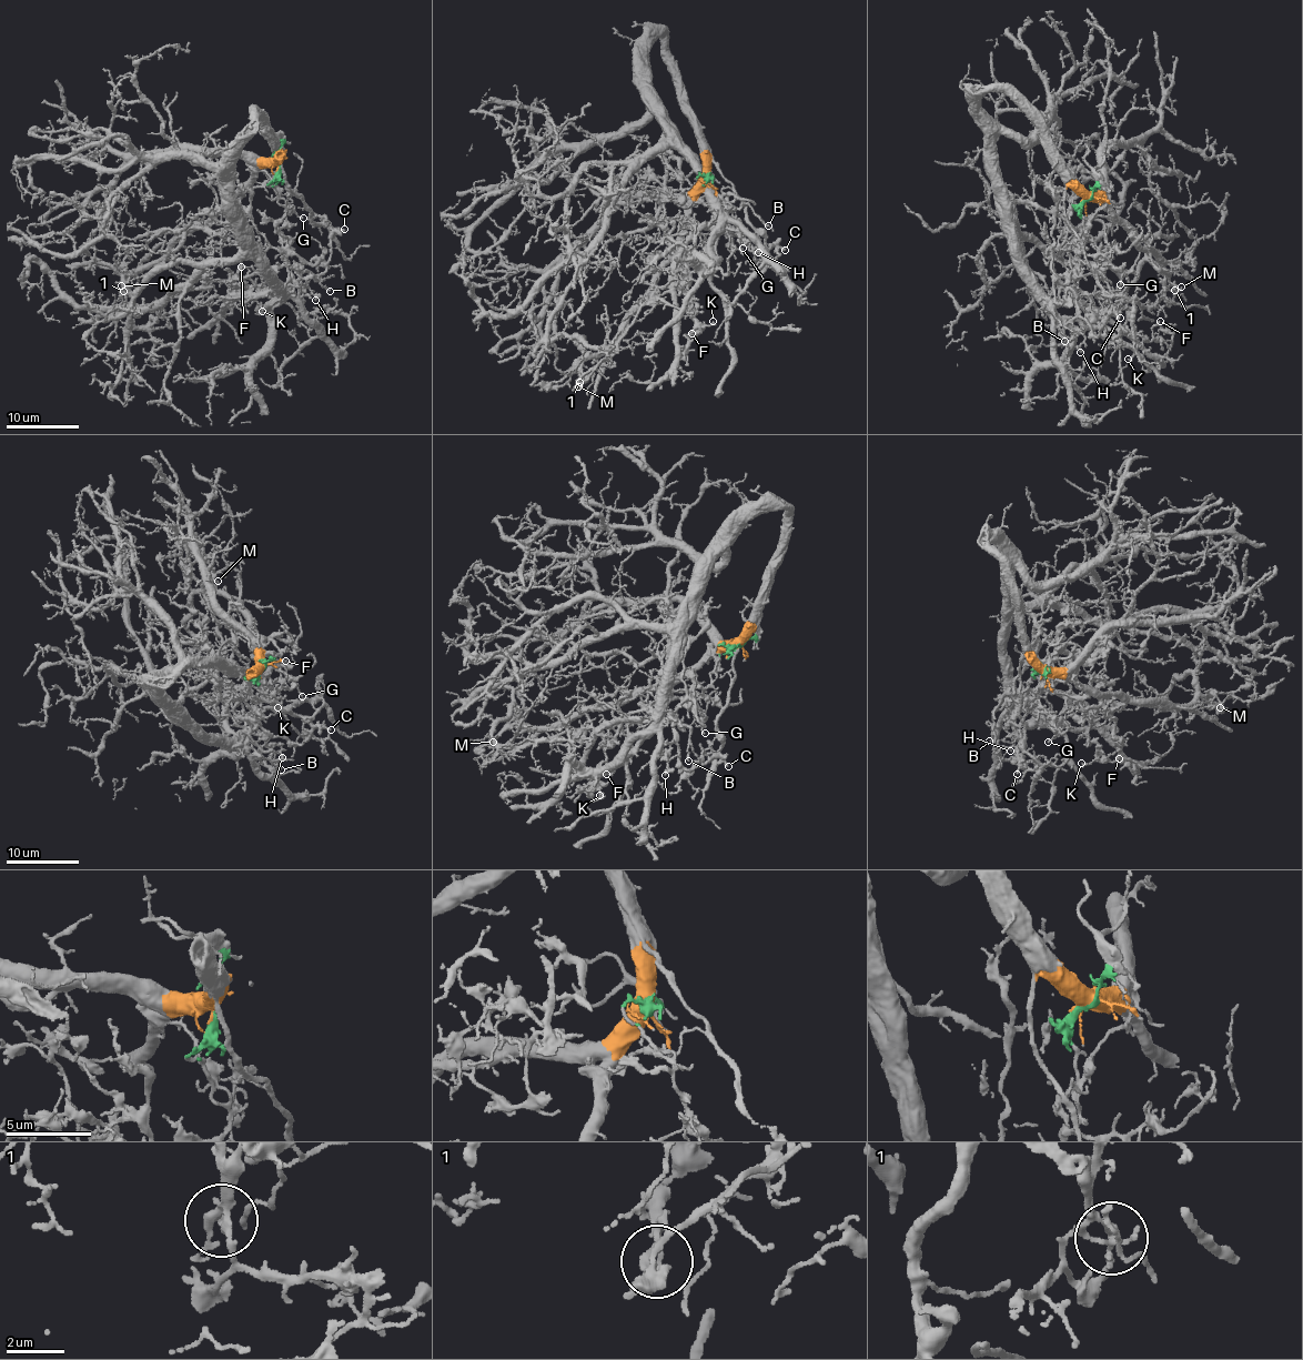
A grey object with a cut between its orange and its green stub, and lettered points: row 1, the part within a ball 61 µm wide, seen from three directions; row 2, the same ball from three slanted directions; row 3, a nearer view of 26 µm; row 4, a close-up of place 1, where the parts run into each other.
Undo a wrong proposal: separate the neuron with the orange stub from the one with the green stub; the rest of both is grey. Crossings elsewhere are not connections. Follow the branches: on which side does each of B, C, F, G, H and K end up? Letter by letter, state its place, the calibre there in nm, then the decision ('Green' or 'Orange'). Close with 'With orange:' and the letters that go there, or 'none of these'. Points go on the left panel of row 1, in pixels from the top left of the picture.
B: Place: (330, 291). Thickness 110 nm. Green
C: Place: (344, 229). Thickness 220 nm. Green
F: Place: (241, 267). Thickness 180 nm. Green
G: Place: (303, 218). Thickness 140 nm. Green
H: Place: (315, 300). Thickness 130 nm. Green
K: Place: (262, 311). Thickness 160 nm. Green
With orange: none of these

